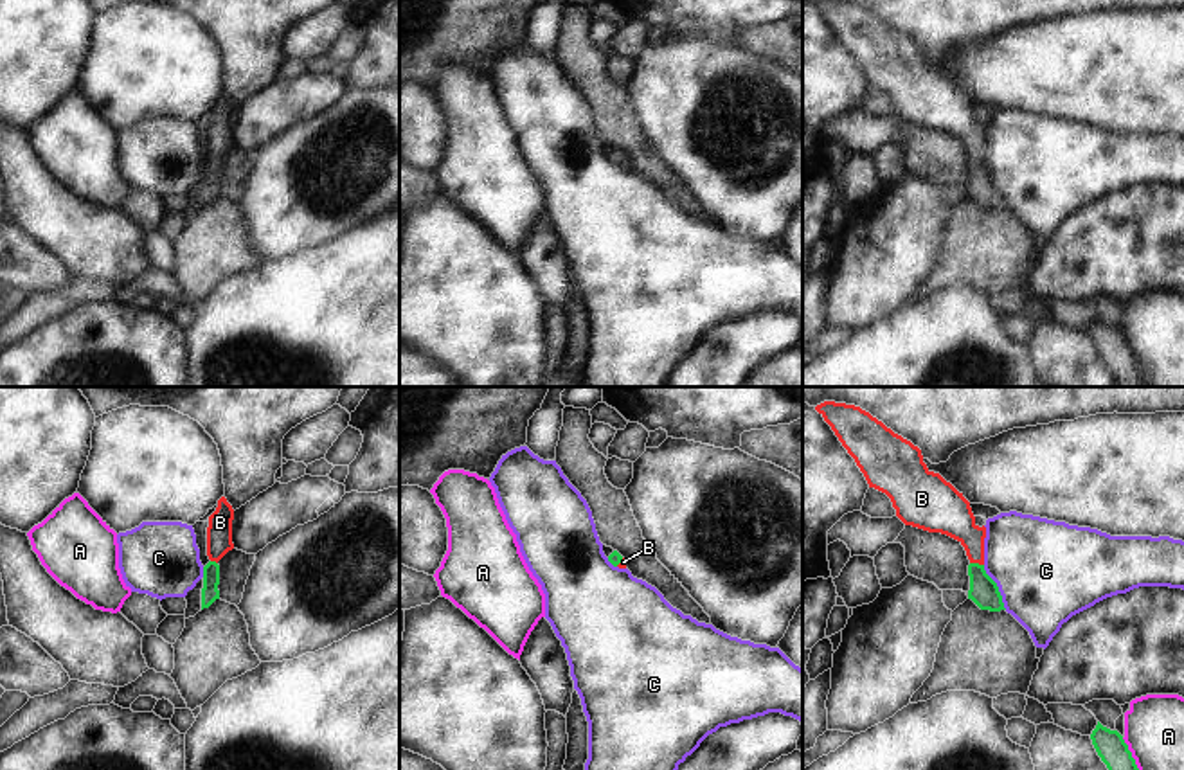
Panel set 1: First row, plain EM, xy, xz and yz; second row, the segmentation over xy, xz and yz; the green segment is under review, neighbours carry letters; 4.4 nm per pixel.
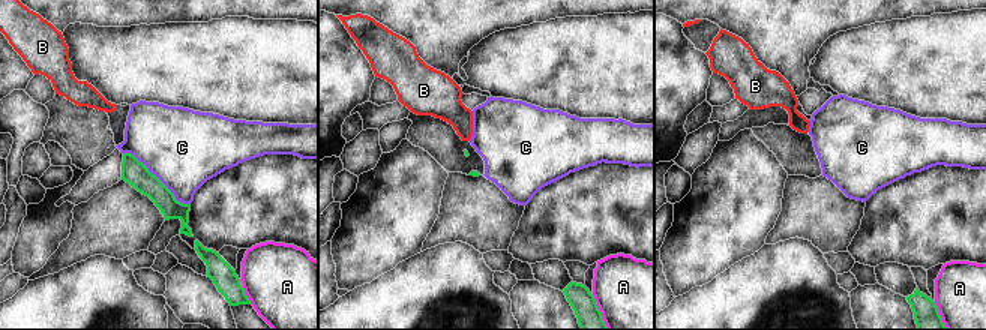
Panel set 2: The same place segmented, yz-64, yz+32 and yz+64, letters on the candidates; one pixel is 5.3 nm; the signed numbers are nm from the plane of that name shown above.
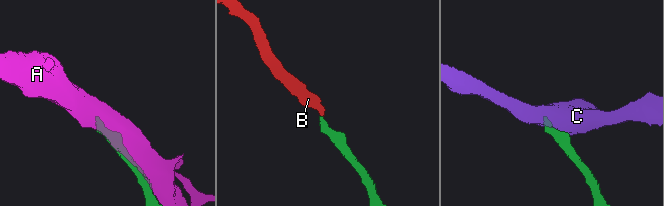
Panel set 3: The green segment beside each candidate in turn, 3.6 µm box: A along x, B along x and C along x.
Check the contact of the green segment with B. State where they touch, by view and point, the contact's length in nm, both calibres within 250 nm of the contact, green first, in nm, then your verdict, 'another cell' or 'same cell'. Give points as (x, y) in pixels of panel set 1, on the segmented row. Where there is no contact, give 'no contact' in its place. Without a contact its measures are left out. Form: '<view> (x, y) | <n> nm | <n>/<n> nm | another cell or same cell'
yz (977, 564) | 70 nm | 130/180 nm | same cell

